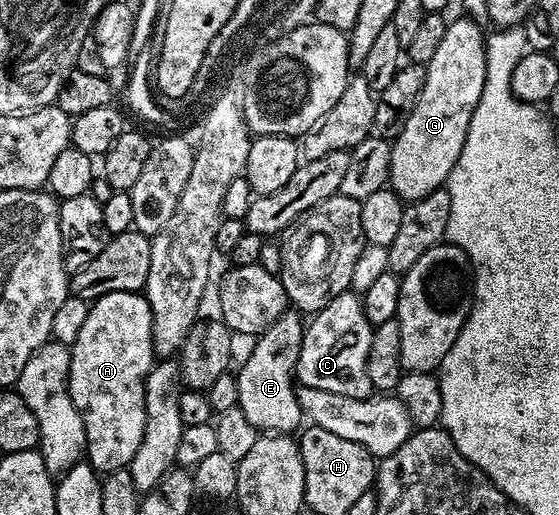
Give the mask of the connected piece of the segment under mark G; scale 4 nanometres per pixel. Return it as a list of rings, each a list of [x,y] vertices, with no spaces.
[[[462,18],[448,22],[437,53],[425,64],[427,76],[421,97],[413,113],[409,113],[409,121],[405,121],[401,133],[391,143],[389,186],[404,201],[425,197],[446,184],[453,165],[457,165],[457,157],[461,157],[473,109],[481,101],[481,89],[485,89],[485,31],[472,18]]]

